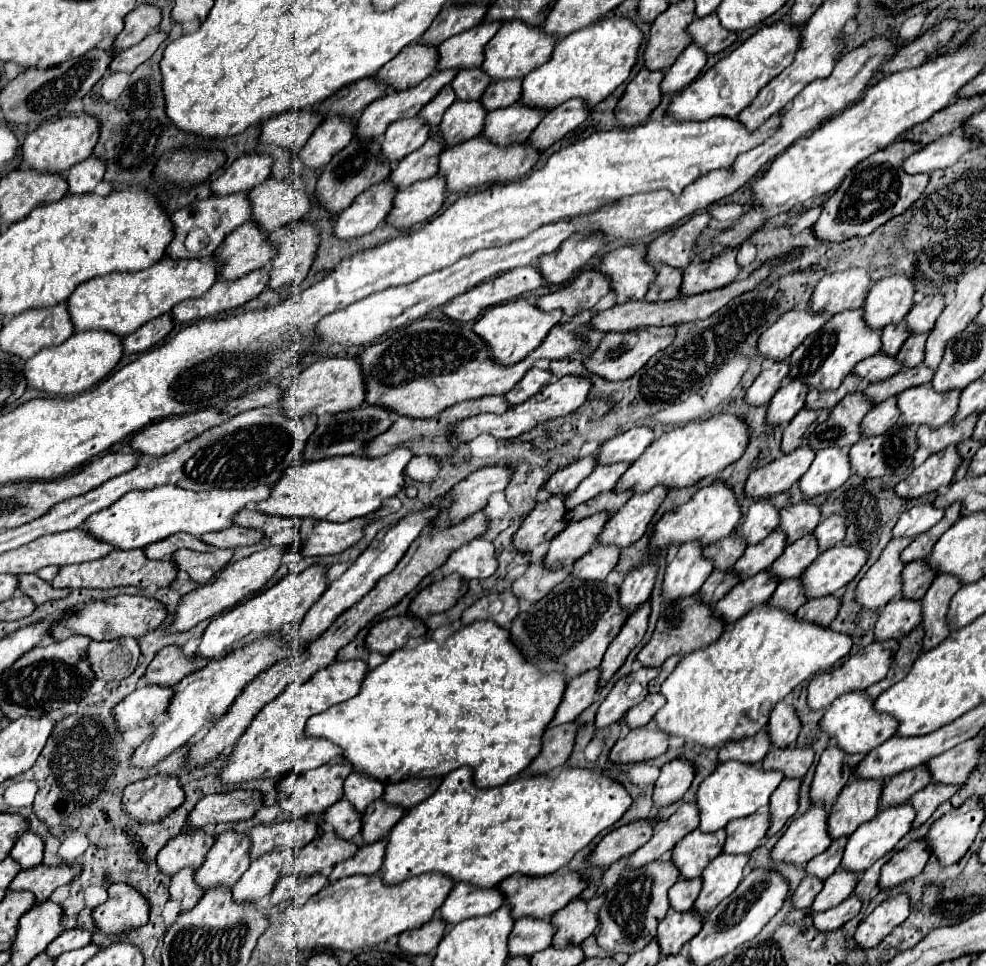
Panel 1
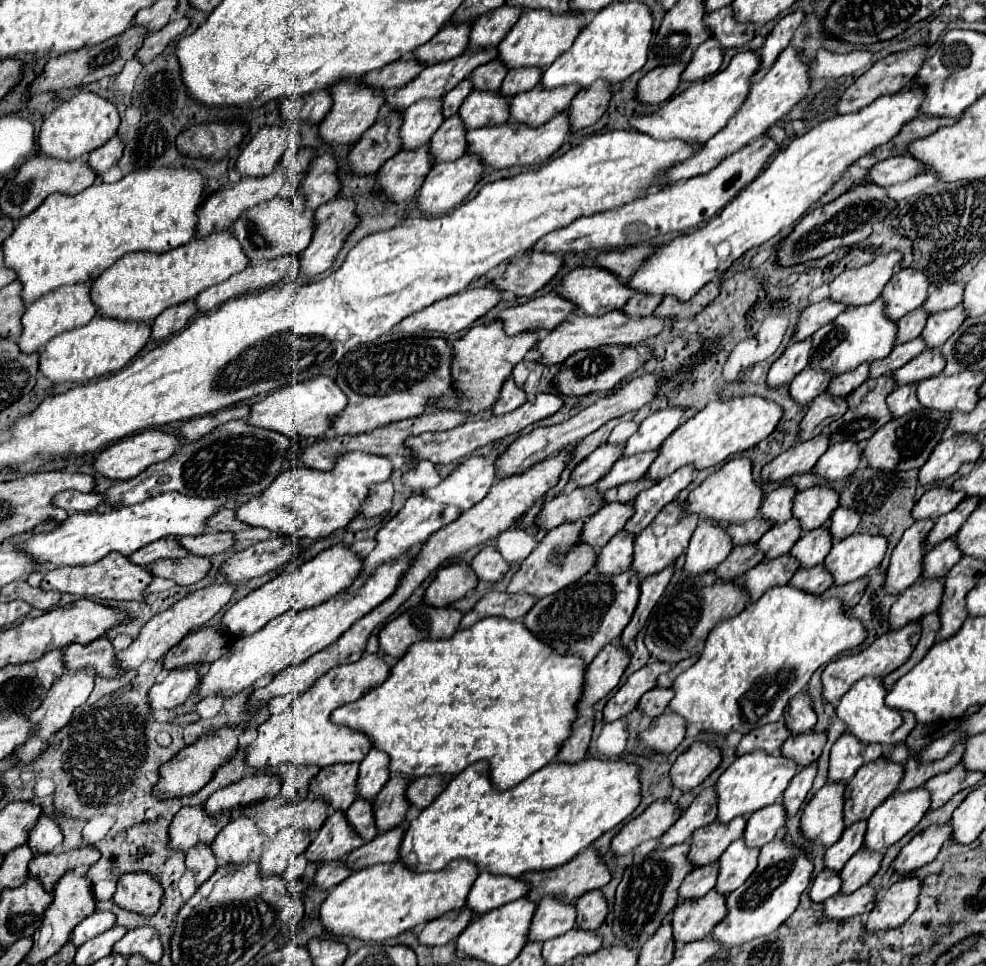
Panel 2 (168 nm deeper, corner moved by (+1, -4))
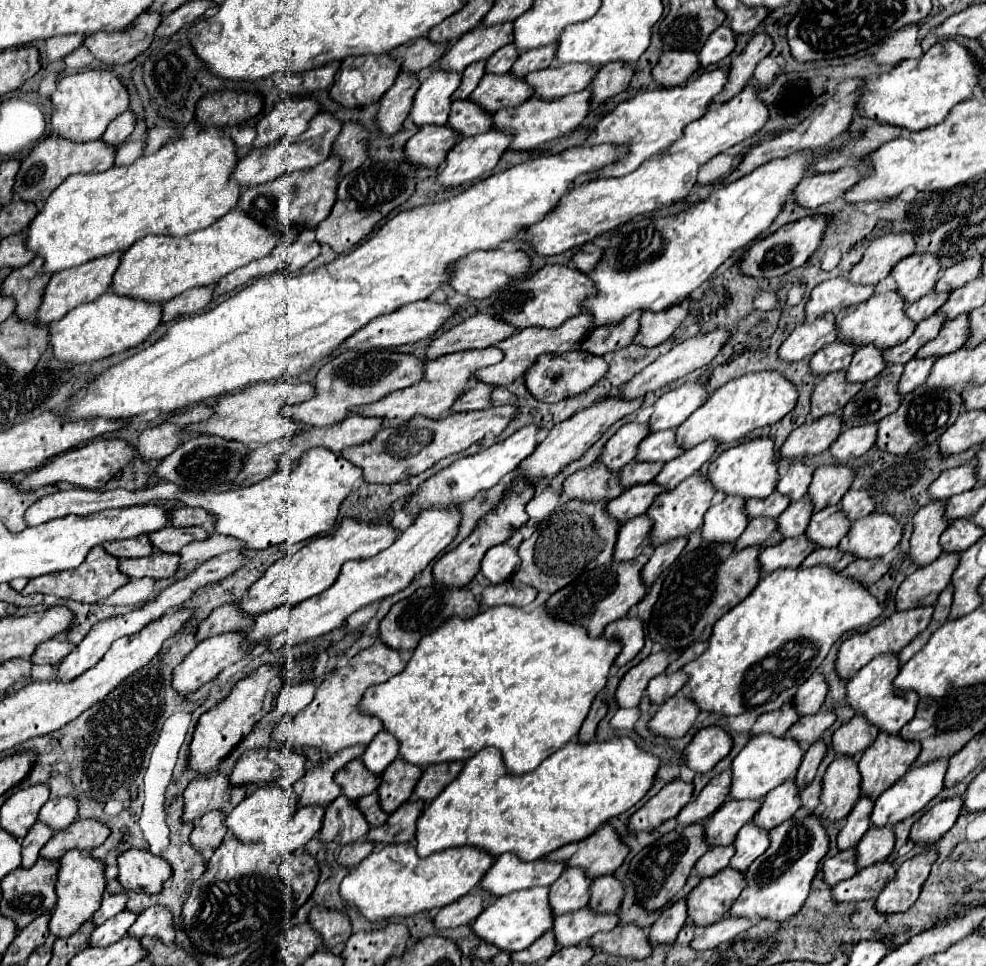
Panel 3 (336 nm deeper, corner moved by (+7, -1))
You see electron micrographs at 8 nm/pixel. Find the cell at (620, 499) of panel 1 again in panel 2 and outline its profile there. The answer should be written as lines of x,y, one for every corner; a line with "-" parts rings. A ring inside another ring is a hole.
640,478
636,482
628,482
624,486
616,486
608,492
604,492
602,498
604,498
604,502
622,502
622,504
632,502
632,498
636,498
636,494
640,494
642,490
646,490
650,486
654,486
654,482
648,482
648,480

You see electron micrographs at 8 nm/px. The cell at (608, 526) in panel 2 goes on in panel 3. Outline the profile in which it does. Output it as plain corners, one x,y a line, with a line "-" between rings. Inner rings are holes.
650,481
646,485
632,485
618,499
608,501
606,509
608,509
610,517
618,519
620,523
626,523
628,519
632,519
636,515
644,515
648,511
648,507
652,505
652,501
664,491
668,491
668,489
660,487
654,481

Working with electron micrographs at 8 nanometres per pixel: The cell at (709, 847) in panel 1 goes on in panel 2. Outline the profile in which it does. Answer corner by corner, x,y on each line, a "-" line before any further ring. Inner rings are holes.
734,818
728,824
712,822
700,830
696,830
690,838
690,852
688,852
688,862
698,868
706,864
714,864
716,858
738,838
742,838
746,820
744,818

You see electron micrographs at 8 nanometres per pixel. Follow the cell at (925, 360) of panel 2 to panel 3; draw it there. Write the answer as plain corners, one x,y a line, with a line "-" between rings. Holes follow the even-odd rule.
958,315
956,319
950,319
944,323
938,337
932,339
930,343
926,343
918,351
918,357
926,357
926,355
938,355
940,357
940,355
954,353
960,347
964,347
964,343
968,341
968,335
970,335
968,315

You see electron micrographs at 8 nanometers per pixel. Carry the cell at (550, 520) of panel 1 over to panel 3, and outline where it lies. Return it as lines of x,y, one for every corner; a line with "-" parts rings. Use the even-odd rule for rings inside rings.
596,463
576,471
564,481
564,497
582,501
612,501
624,491
620,473
612,473
606,465

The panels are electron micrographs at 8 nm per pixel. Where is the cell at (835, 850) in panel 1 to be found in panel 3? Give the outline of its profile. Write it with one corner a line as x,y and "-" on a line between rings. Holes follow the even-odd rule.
860,797
850,815
844,819
844,827
838,833
838,849
856,847
864,833
870,829
870,815
874,809
874,801
870,797

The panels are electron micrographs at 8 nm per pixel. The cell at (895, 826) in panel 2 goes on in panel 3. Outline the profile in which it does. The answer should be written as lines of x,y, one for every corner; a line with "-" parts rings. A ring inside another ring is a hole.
936,759
926,765
918,765
918,767
908,769
906,775
902,775
890,789
886,789
876,799
876,805
872,811
872,825
874,827
884,827
884,825
892,827
892,825
904,821
906,817
918,813
920,809
924,809
942,791
946,769
948,769
948,759

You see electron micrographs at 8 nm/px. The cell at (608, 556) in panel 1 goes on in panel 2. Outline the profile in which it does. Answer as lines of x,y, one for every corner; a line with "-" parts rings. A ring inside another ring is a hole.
618,532
600,552
596,560
596,570
600,574
622,574
624,570
630,568
632,564
632,534

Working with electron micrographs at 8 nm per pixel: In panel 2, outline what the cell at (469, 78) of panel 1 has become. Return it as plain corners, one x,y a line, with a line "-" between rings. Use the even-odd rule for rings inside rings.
492,60
488,64
478,66
478,70
470,72
470,82
474,90
478,92
496,92
504,80
508,70
504,70
504,64
500,60

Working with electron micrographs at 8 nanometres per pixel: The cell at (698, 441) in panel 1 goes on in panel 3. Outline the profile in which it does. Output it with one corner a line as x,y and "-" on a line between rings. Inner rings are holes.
756,371
742,375
714,391
710,399
676,429
676,443
690,449
706,439
716,439
718,443
742,439
758,427
766,427
780,421
786,413
792,411
796,401
798,389
778,371

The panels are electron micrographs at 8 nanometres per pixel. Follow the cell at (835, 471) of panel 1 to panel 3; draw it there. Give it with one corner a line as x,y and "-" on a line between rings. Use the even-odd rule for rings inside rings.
866,423
860,427
850,427
840,433
840,437
832,443
830,453
836,463
852,463
860,455
864,455
868,449
874,447
876,443
876,423

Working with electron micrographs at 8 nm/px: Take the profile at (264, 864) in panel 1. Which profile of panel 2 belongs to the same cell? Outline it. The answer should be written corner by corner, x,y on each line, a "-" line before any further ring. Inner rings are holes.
294,826
280,830
278,836
272,840
272,844
264,850
258,862
260,876
270,878
270,876
284,874
290,860
302,854
310,842
312,842
312,836
304,830
296,830

